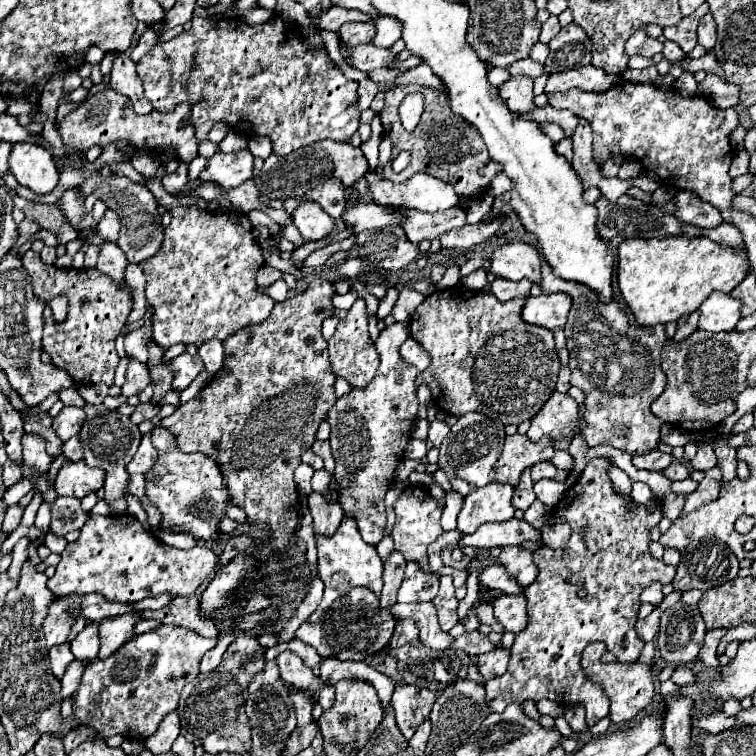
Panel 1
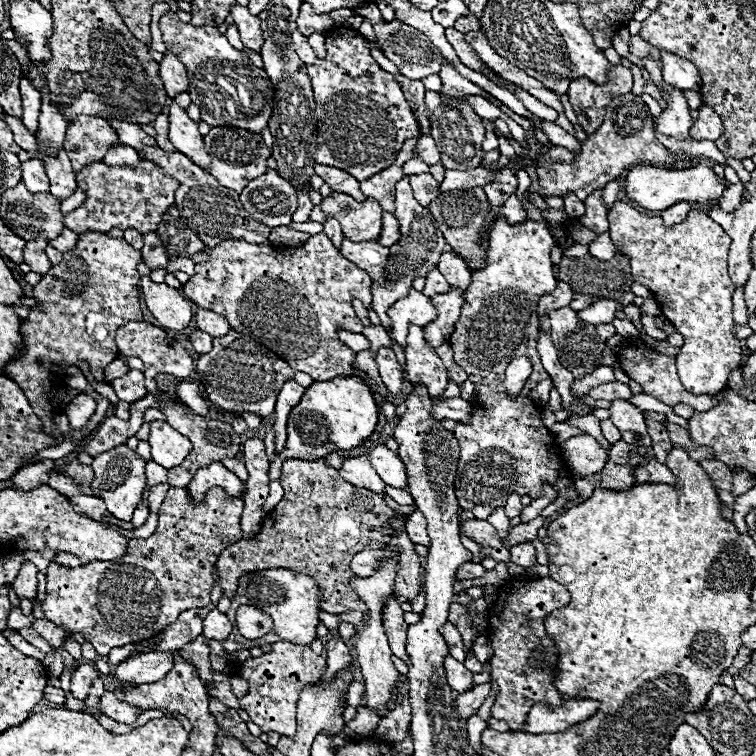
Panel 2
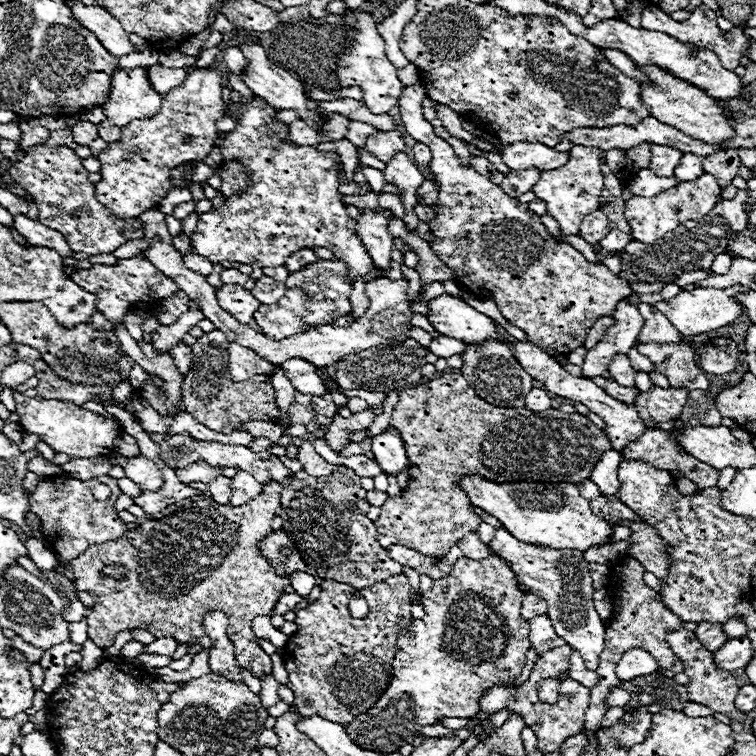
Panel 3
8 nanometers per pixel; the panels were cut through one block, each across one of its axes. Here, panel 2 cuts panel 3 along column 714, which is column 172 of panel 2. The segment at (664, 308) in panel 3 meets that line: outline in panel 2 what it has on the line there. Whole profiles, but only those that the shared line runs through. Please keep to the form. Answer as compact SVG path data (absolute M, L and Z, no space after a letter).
M148 276L140 278L142 298L152 316L166 328L182 330L192 320L192 304L174 288L156 284Z

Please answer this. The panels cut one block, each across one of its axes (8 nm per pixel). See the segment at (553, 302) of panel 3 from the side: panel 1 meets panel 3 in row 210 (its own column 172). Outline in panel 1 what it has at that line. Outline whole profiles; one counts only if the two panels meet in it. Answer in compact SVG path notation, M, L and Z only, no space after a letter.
M158 426L152 430L152 444L158 450L158 462L146 474L146 496L162 512L162 530L188 532L200 542L220 540L220 520L226 516L226 506L230 502L228 488L220 474L220 466L200 452L184 454L176 446L176 438Z

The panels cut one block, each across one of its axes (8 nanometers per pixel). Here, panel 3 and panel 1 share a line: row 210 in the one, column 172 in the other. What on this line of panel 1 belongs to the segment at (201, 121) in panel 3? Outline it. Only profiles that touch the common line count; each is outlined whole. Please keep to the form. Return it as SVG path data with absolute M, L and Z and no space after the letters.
M104 88L96 94L92 94L84 104L80 104L76 110L72 110L62 122L60 122L60 136L62 142L70 148L80 148L80 150L88 150L94 144L106 148L112 142L118 140L130 140L134 148L138 150L160 150L166 146L172 146L176 150L178 160L182 162L190 162L198 156L198 142L194 138L194 126L188 124L186 128L180 128L180 122L188 118L190 106L188 104L180 104L176 106L176 110L172 112L150 112L146 116L140 116L132 110L128 98L124 98L122 94L114 92L112 88Z

